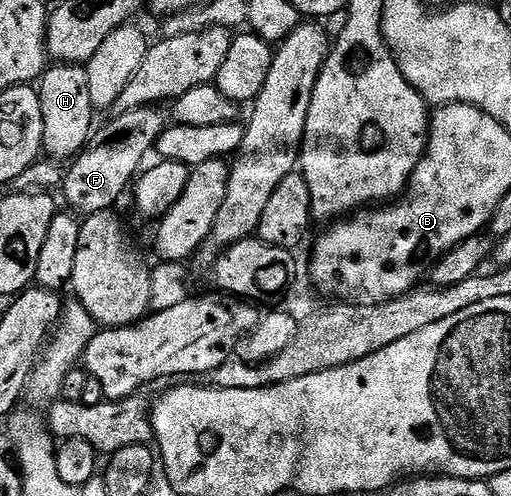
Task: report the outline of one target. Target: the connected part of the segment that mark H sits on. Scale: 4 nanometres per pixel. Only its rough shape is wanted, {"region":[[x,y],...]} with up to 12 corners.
{"region":[[55,63],[37,85],[43,153],[88,148],[97,110],[82,65]]}

